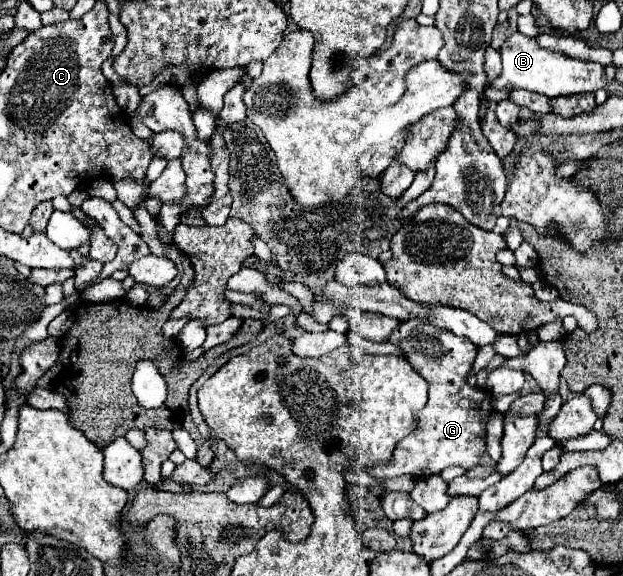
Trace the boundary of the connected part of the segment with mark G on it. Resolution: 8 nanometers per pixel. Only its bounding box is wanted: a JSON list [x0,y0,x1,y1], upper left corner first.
[367,319,491,477]

